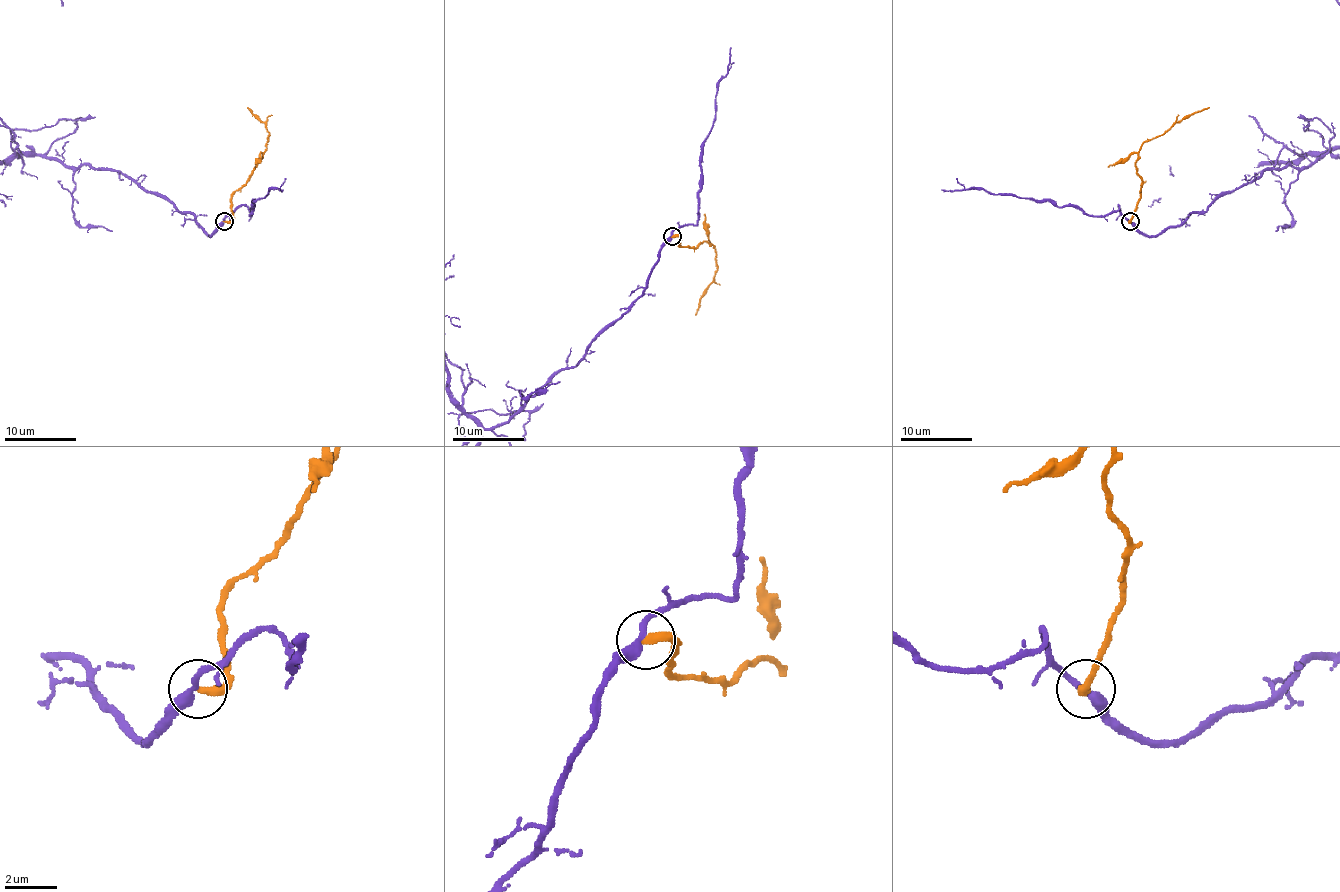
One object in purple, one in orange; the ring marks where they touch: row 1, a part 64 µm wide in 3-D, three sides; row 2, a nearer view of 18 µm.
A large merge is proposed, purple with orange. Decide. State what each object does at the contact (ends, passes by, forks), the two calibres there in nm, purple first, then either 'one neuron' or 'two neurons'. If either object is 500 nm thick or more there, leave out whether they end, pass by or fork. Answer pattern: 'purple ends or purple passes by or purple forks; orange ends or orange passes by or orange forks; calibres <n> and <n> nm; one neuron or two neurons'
purple passes by; orange ends; calibres 320 and 360 nm; one neuron

